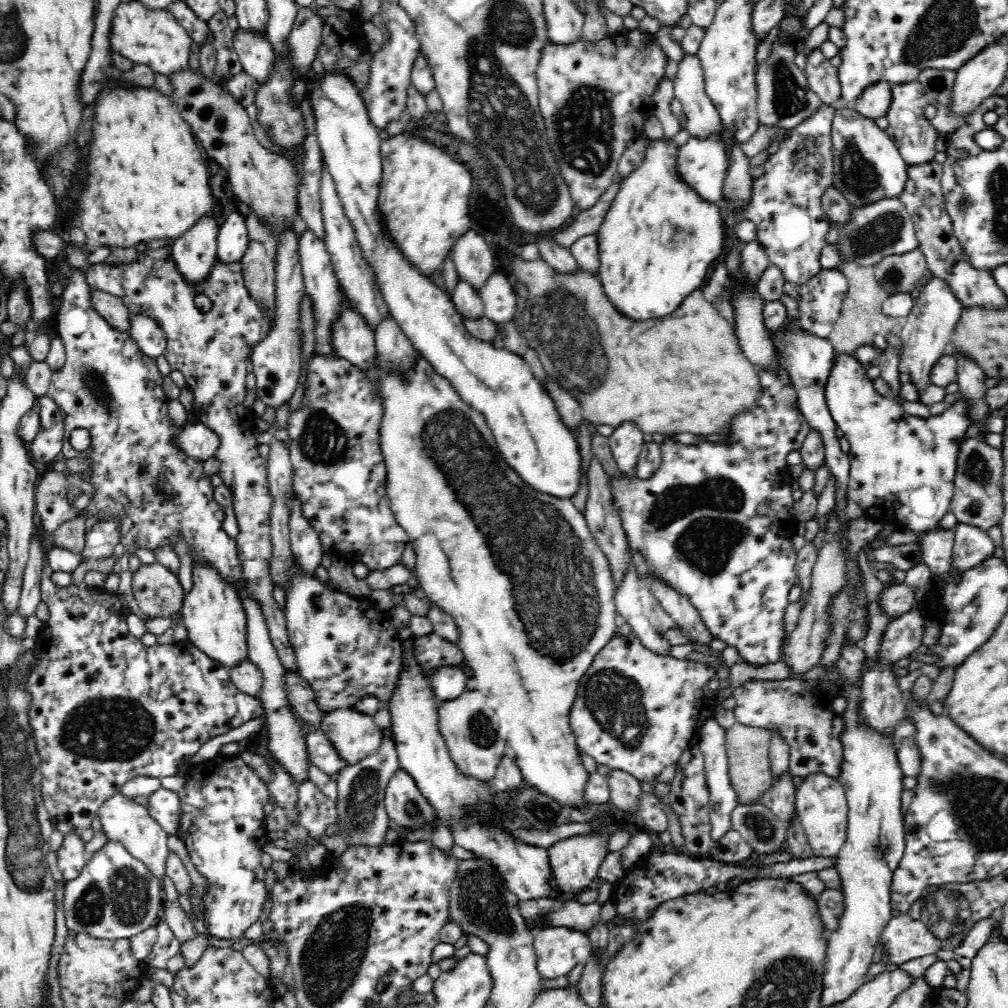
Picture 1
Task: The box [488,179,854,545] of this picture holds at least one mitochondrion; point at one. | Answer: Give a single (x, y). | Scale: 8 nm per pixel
(559, 324)

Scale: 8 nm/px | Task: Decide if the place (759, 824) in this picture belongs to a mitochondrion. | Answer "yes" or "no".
yes

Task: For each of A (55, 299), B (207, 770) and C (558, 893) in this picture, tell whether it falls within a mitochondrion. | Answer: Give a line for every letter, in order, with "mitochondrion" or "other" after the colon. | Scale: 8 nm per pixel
A: other
B: other
C: other

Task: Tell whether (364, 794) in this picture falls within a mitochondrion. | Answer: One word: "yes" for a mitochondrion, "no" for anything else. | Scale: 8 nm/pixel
yes

